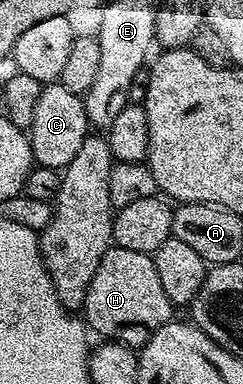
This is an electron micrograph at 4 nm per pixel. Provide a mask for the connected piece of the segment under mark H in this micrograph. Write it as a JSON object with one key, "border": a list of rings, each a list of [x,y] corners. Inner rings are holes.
{"border":[[[113,246],[98,262],[94,278],[90,278],[82,316],[95,335],[97,332],[105,341],[126,344],[136,350],[173,319],[172,312],[174,306],[166,298],[166,289],[158,279],[158,270],[154,270],[151,255]]]}

